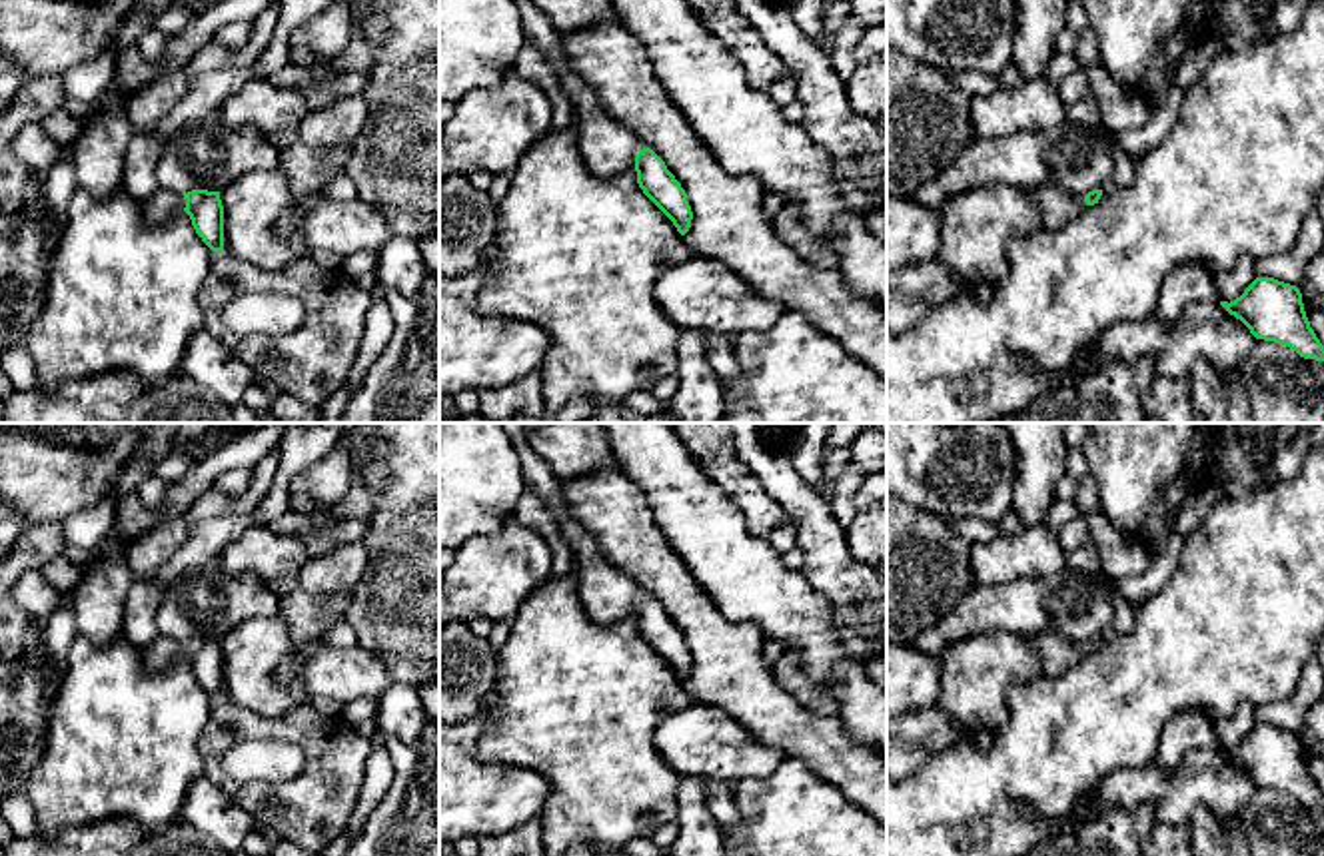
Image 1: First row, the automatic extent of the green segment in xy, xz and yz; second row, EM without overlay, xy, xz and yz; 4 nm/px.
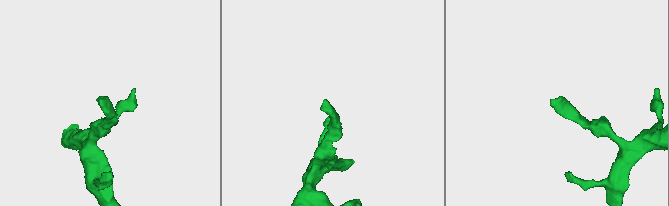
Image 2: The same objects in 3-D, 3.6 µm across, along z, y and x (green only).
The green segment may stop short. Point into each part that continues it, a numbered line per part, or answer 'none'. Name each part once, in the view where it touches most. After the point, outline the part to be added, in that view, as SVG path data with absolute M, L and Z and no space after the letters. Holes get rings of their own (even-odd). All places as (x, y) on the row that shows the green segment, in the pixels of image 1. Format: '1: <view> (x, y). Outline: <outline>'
1: xz (608, 148). Outline: M515 0L515 4L525 40L545 56L573 104L577 144L587 170L599 178L609 178L633 168L635 156L643 150L641 140L617 122L601 106L591 86L571 70L561 46L561 32L551 20L531 0Z

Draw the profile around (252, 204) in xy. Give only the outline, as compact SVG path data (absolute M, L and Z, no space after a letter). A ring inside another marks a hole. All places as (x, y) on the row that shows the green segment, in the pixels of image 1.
M258 170L234 180L220 192L224 206L224 251L260 269L280 269L310 253L302 237L280 237L280 215L296 206L286 176Z

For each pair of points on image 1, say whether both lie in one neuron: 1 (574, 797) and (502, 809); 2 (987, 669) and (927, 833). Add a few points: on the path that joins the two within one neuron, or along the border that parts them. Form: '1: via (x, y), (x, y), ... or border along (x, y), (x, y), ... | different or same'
1: border along (518, 765), (548, 783), (550, 797), (536, 819) | different
2: border along (1009, 699), (1009, 717), (1001, 725), (969, 727) | different

